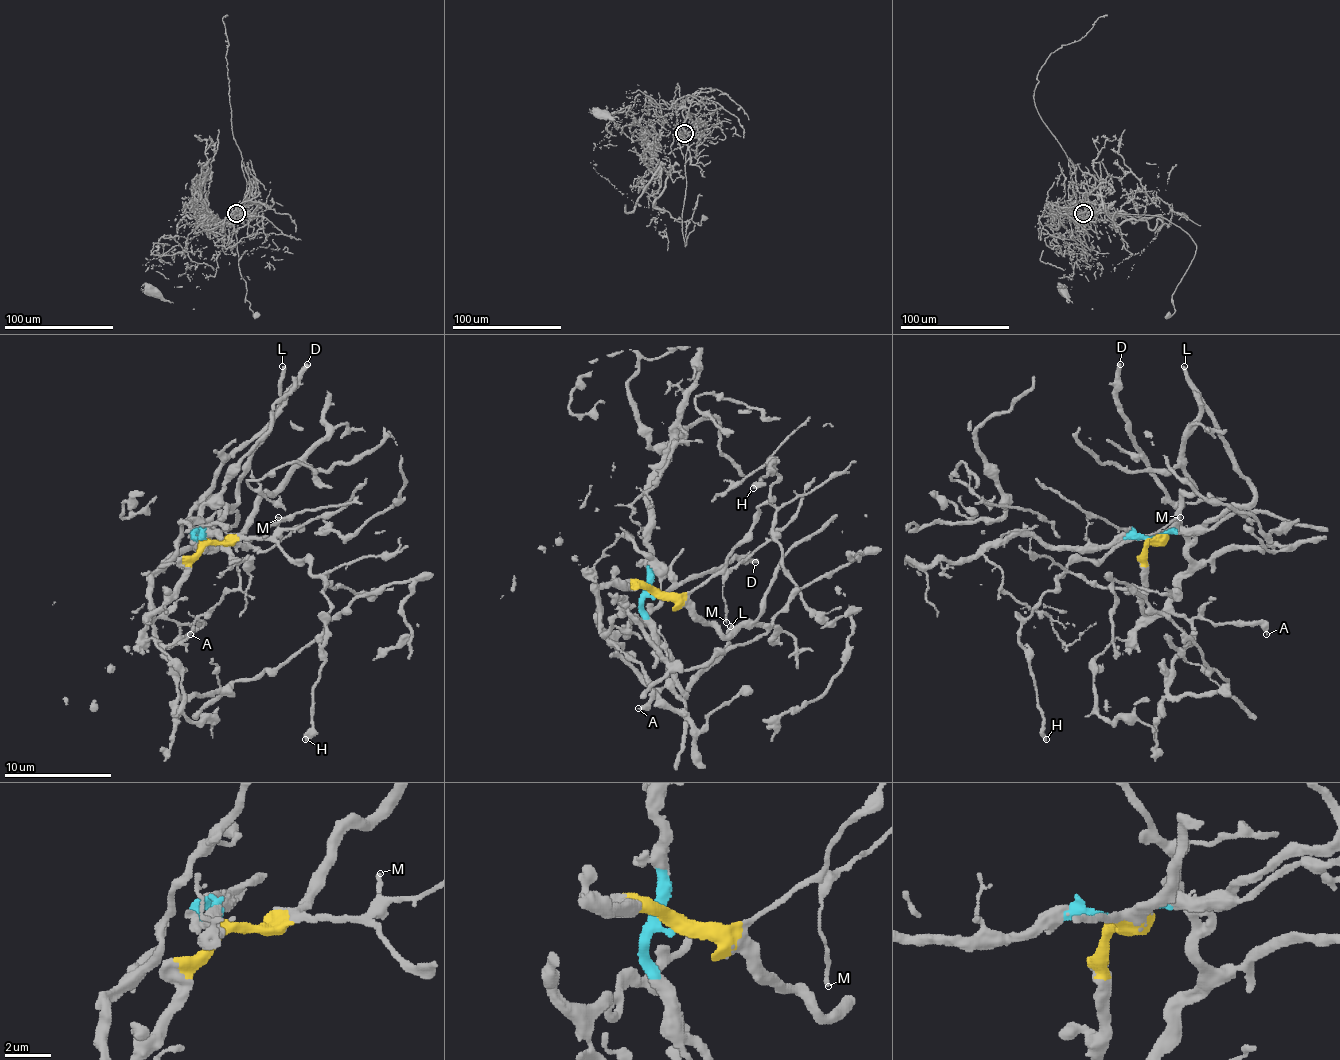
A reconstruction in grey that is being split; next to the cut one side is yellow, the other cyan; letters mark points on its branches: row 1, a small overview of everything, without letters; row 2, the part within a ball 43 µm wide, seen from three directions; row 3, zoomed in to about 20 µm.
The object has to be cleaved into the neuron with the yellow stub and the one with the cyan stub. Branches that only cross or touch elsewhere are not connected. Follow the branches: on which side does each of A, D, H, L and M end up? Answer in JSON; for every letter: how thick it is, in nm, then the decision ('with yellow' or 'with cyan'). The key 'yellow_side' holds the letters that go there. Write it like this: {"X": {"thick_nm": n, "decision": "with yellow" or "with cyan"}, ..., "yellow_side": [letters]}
{"A": {"thick_nm": 240, "decision": "with yellow"}, "D": {"thick_nm": 320, "decision": "with yellow"}, "H": {"thick_nm": 400, "decision": "with yellow"}, "L": {"thick_nm": 280, "decision": "with cyan"}, "M": {"thick_nm": 140, "decision": "with yellow"}, "yellow_side": ["A", "D", "H", "M"]}

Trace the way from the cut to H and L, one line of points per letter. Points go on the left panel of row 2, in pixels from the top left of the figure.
H: (205, 541), (270, 538), (323, 581), (323, 667), (313, 688), (313, 732), (304, 740)
L: (205, 538), (194, 532), (202, 532), (237, 498), (237, 479), (280, 403), (283, 366)

